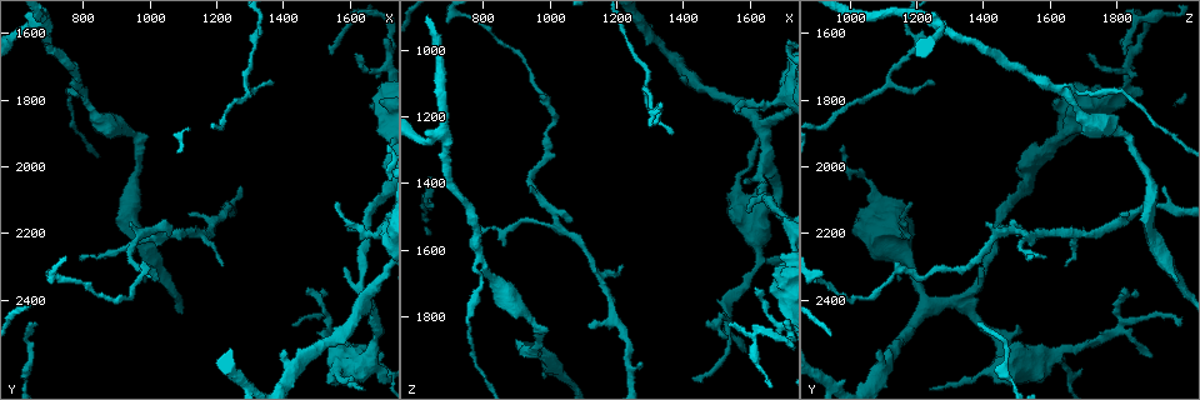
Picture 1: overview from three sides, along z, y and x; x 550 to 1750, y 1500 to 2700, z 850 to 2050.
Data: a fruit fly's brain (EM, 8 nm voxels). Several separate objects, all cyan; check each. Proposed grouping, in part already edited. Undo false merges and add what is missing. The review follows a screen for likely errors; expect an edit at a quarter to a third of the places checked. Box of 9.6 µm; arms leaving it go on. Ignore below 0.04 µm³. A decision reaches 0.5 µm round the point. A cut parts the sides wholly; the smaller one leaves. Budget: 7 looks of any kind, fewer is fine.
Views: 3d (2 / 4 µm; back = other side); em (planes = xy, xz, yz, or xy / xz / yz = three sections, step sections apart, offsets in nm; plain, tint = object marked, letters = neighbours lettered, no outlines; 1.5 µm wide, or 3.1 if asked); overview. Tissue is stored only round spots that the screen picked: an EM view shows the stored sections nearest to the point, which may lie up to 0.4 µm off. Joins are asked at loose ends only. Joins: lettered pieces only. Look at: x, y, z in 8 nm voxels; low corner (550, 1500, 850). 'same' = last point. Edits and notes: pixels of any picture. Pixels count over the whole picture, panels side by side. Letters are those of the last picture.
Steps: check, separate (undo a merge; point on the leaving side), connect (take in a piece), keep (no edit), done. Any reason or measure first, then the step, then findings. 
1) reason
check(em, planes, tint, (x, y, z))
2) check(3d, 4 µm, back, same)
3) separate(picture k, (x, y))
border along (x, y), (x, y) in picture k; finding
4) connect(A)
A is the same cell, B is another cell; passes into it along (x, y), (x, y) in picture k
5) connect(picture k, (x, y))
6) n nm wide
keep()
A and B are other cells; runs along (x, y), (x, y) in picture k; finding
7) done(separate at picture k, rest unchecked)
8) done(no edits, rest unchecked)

an open end
check(em, planes, letters, (1590, 2190, 1490))

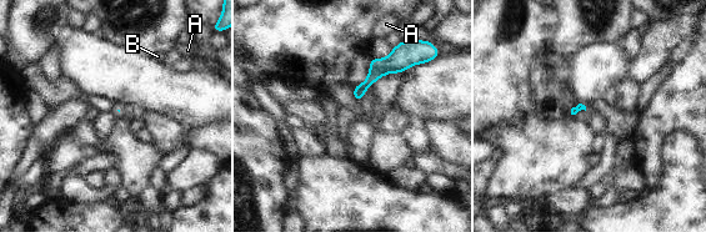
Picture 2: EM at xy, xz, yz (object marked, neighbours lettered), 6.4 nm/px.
keep()
A and B are other cells; border along (401, 41), (392, 49) in picture 2; none of them fits

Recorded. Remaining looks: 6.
thin end
check(em, yz, step 8, letters, (930, 2170, 1410))

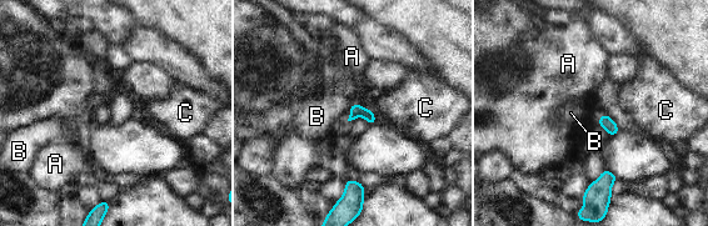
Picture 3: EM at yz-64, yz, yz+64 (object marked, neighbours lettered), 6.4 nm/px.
cut it another way
check(em, planes, letters, same)

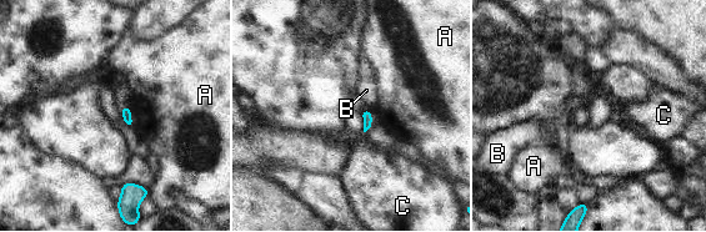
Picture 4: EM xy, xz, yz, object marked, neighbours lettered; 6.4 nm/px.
keep()
A, B and C are other cells; border along (361, 109), (370, 110) in picture 4; none of them fits

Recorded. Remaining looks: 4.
branch stops here
check(em, planes, tint, (1430, 2480, 1990))

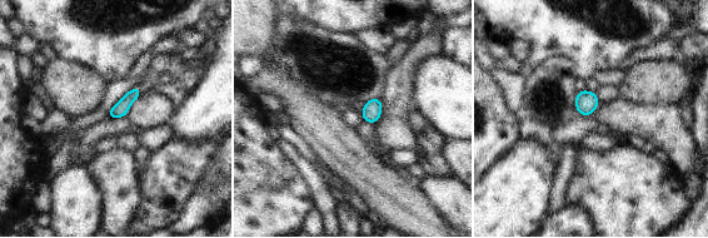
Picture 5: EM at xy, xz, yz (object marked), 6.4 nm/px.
see the neighbours
check(em, planes, letters, same)

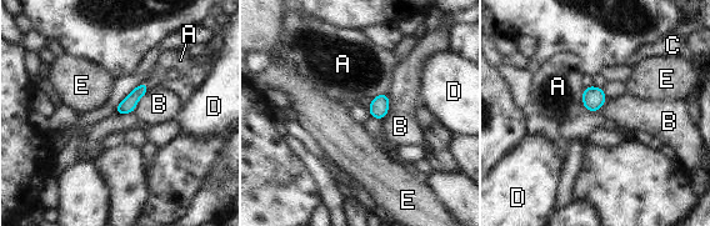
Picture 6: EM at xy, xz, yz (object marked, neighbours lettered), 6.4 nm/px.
100 nm wide
connect(C)
C is the same cell, A, B, D and E are other cells; the neuron continues

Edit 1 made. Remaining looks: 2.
done(connect at picture 6, rest unchecked)

